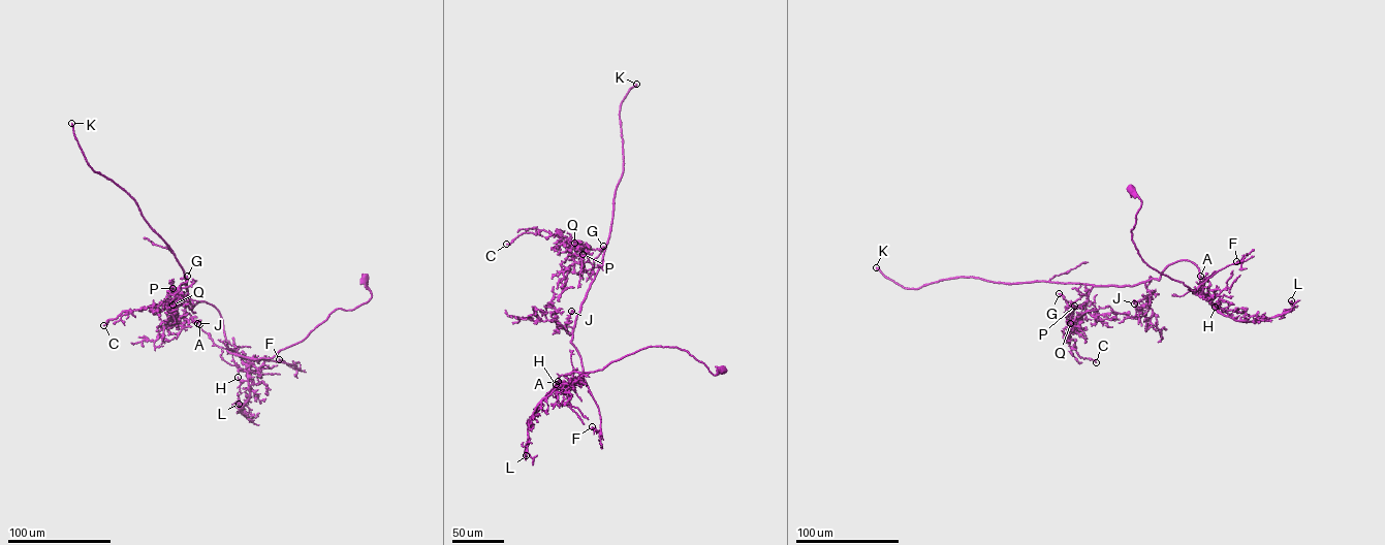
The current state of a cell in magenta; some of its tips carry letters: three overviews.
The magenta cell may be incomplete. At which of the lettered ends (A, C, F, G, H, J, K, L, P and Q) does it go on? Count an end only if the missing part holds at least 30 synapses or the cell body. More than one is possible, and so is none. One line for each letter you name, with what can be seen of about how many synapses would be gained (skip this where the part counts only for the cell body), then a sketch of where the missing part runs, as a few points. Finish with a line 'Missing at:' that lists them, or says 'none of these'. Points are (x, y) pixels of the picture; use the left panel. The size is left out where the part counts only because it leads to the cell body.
K: 4500 synapses
Missing at: K

